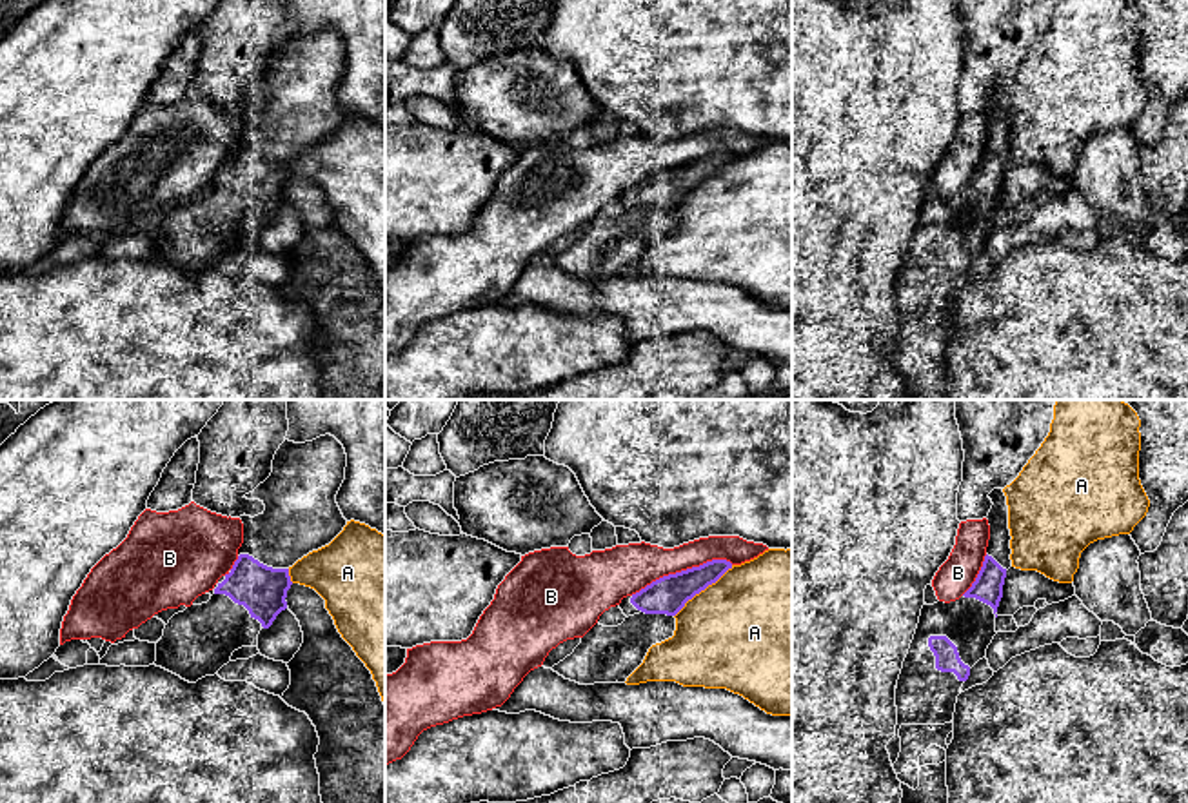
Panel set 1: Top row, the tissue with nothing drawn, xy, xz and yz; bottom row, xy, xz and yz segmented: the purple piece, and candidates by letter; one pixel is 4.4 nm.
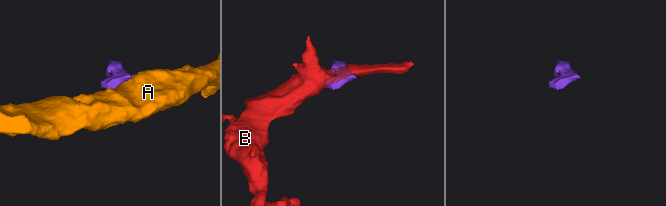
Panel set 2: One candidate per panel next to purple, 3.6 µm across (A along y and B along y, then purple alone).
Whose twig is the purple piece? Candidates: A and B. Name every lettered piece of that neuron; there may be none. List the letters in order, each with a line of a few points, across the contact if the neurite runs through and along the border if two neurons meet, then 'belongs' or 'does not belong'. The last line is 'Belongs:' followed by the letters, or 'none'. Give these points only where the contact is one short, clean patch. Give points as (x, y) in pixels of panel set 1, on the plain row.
A: xz (732, 158), (696, 186), (674, 209) | does not belong
B: does not belong
Belongs: none

